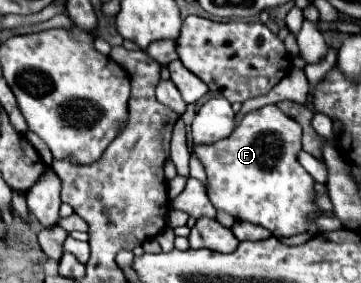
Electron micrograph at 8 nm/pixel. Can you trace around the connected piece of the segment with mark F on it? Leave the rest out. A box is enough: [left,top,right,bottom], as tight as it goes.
[192,105,340,237]

